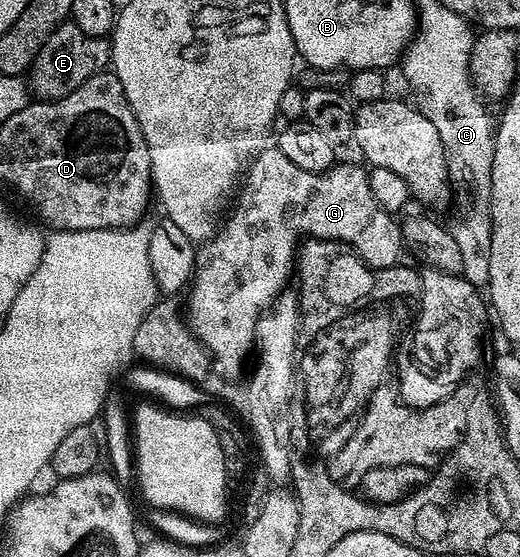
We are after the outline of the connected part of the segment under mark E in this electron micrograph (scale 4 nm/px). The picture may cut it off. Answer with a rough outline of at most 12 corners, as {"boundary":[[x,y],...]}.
{"boundary":[[66,20],[30,64],[28,89],[58,101],[110,65],[106,37]]}

